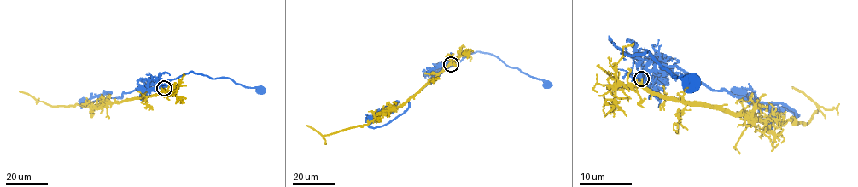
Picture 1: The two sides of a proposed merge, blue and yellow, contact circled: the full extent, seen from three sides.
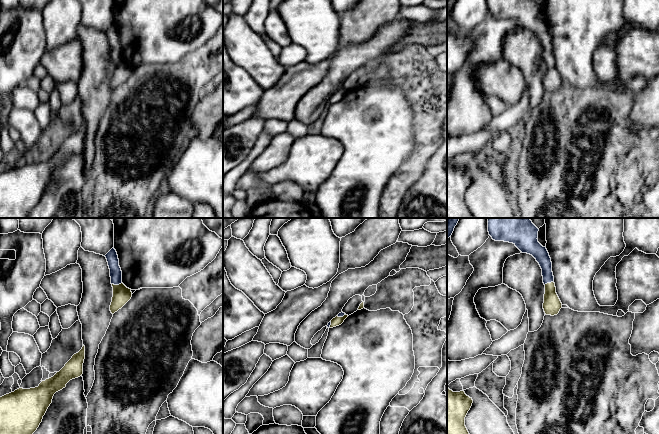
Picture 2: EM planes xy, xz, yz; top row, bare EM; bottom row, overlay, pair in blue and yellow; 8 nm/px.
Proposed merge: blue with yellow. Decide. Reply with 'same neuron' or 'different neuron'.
different neuron

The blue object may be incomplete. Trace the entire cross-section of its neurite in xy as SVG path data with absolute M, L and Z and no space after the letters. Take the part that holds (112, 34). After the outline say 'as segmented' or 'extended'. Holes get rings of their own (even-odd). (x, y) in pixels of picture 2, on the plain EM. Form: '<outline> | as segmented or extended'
M114 23L105 31L110 45L111 60L119 61L122 59L122 47L119 42L119 35Z | as segmented

